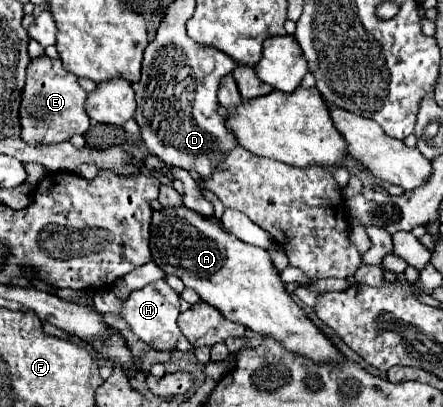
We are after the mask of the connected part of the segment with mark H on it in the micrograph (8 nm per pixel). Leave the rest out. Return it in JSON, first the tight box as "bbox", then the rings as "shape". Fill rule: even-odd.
{"bbox":[93,281,181,351],"shape":[[[155,281],[145,285],[143,289],[135,289],[131,291],[131,295],[123,301],[119,297],[115,297],[111,291],[97,291],[93,295],[93,303],[95,309],[99,309],[101,313],[107,315],[115,315],[127,321],[129,329],[141,339],[145,341],[149,347],[157,349],[157,351],[173,351],[177,347],[177,339],[181,337],[181,331],[177,327],[177,317],[179,317],[179,293],[173,291],[165,281]]]}

